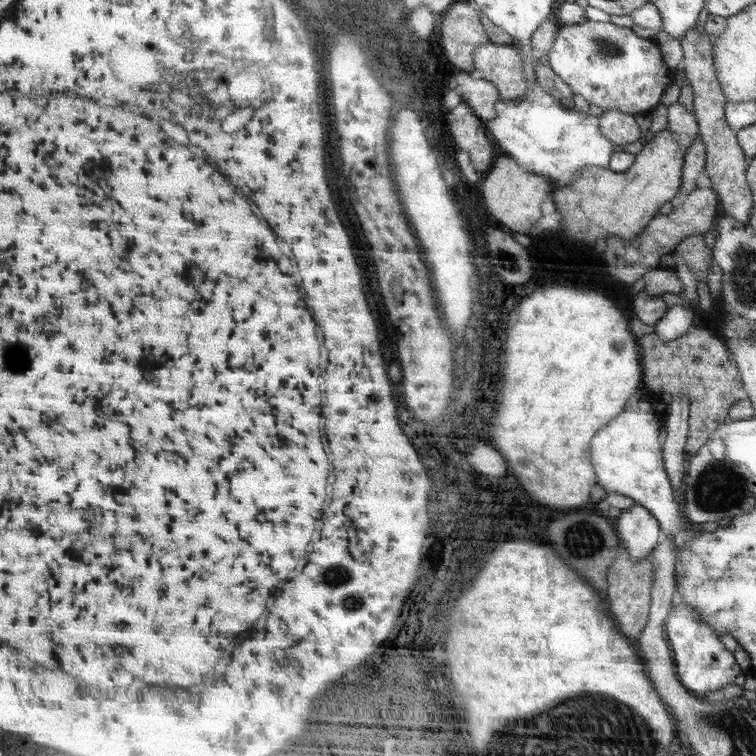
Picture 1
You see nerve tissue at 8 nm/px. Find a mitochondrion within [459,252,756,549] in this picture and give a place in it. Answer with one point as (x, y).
(719, 486)

